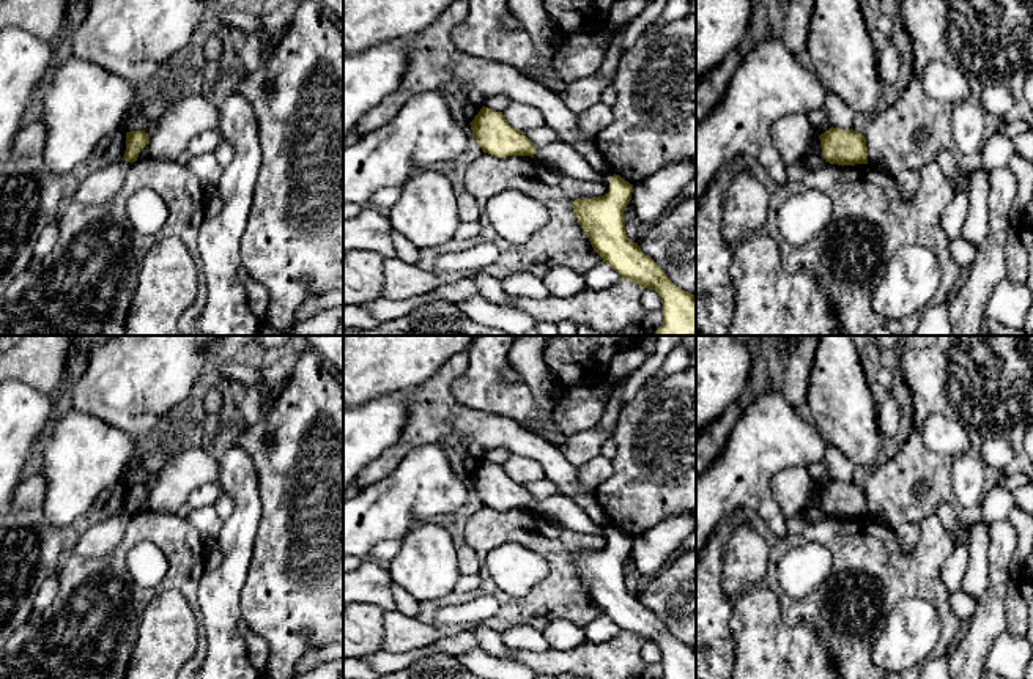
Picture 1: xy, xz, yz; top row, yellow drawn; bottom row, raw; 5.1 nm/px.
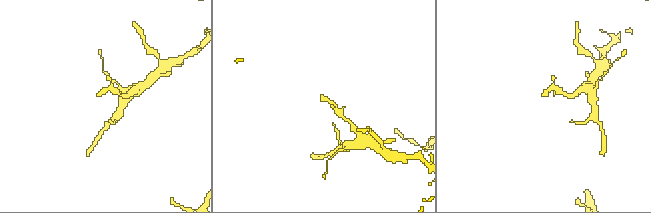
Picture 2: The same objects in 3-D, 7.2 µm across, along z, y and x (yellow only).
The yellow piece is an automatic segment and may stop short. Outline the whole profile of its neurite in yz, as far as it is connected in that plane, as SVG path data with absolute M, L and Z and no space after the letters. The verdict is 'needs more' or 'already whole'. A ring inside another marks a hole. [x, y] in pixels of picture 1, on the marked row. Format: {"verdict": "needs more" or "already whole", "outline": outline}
{"verdict": "already whole", "outline": "M831 126L819 139L825 162L838 165L868 164L866 137L852 128Z"}

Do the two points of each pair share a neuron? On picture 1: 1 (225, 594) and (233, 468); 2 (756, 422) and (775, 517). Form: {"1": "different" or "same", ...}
{"1": "same", "2": "same"}

